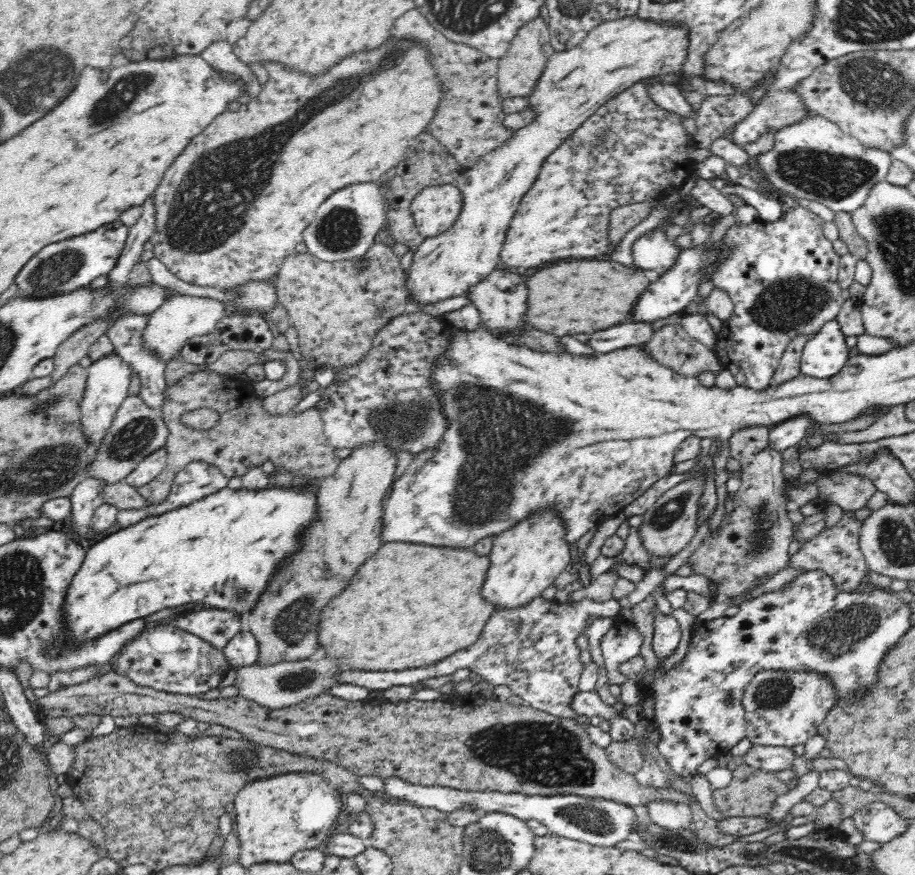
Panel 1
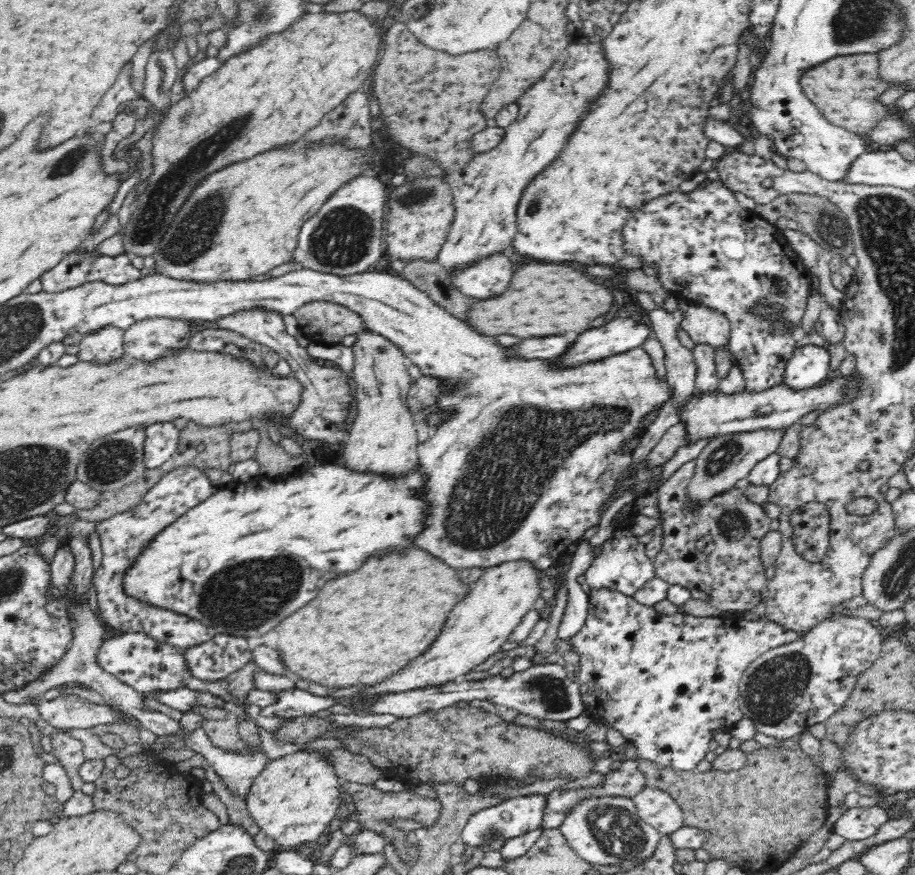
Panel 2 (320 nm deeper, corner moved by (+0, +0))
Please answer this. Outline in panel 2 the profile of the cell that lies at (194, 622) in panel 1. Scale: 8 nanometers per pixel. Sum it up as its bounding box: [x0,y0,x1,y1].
[93,465,216,650]

